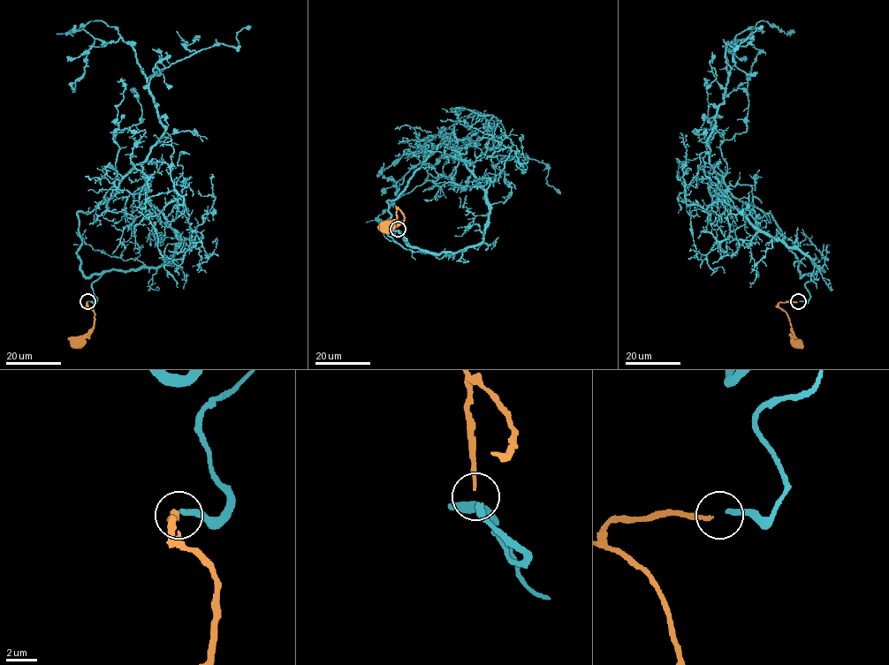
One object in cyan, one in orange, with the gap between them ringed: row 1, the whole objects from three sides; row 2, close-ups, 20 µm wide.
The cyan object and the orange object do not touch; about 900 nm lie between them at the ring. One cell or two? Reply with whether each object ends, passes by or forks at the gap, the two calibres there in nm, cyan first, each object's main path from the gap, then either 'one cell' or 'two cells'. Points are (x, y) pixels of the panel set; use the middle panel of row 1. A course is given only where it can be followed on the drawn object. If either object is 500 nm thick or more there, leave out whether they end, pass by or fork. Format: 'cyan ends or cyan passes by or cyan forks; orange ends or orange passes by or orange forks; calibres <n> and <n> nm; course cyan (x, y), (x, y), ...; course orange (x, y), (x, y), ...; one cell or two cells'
cyan ends; orange ends; calibres 380 and 240 nm; course cyan (398, 230), (411, 246), (386, 224), (387, 200), (440, 144), (474, 143), (417, 164), (398, 190), (383, 162); course orange (398, 227), (398, 208), (404, 216), (402, 221), (394, 221), (386, 230); one cell

